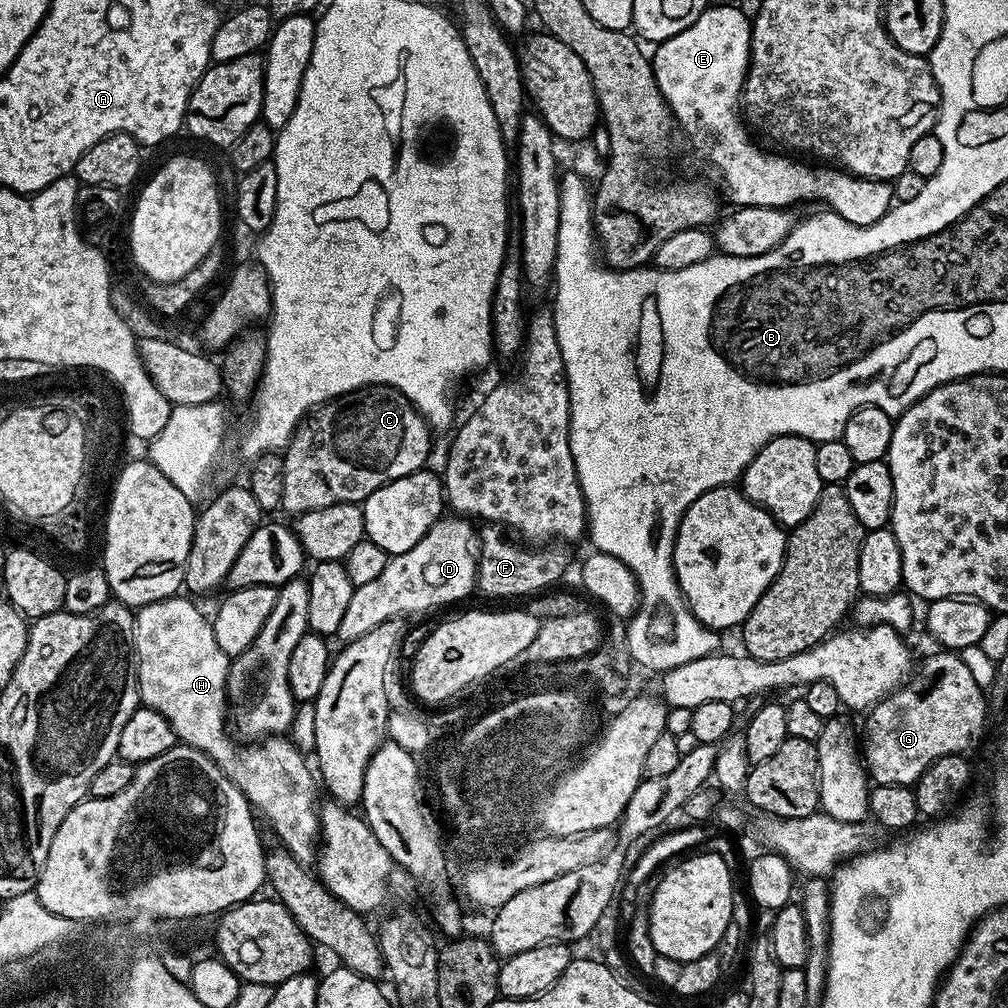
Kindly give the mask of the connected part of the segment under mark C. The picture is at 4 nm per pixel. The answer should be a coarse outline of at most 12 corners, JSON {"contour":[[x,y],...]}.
{"contour":[[396,388],[313,408],[283,449],[292,518],[360,504],[425,467]]}

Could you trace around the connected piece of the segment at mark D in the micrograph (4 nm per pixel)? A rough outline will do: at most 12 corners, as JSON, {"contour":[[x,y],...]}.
{"contour":[[437,520],[353,589],[337,637],[475,591],[471,523]]}

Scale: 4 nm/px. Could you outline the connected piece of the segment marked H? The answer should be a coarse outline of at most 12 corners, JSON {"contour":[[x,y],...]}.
{"contour":[[177,594],[135,613],[141,705],[206,753],[302,865],[313,769],[288,738],[241,745],[230,658]]}

